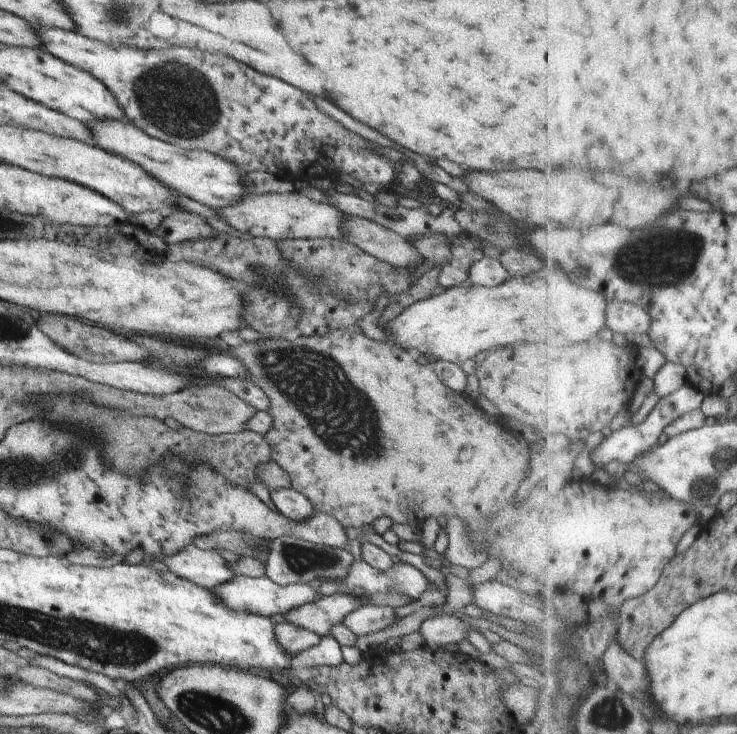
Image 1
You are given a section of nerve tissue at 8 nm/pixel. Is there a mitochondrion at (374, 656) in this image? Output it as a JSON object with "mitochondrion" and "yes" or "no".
{"mitochondrion":"no"}

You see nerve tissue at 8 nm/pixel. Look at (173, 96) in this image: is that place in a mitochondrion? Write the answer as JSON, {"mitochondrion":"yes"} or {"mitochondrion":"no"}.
{"mitochondrion":"yes"}

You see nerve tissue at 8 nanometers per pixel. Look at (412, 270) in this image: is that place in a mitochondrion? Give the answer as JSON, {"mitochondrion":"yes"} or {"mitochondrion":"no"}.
{"mitochondrion":"no"}

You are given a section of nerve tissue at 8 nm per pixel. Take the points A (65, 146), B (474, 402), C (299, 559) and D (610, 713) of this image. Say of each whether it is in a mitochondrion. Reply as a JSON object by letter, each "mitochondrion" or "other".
{"A":"other","B":"other","C":"mitochondrion","D":"mitochondrion"}

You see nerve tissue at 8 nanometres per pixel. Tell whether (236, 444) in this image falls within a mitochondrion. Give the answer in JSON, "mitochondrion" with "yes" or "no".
{"mitochondrion":"no"}

